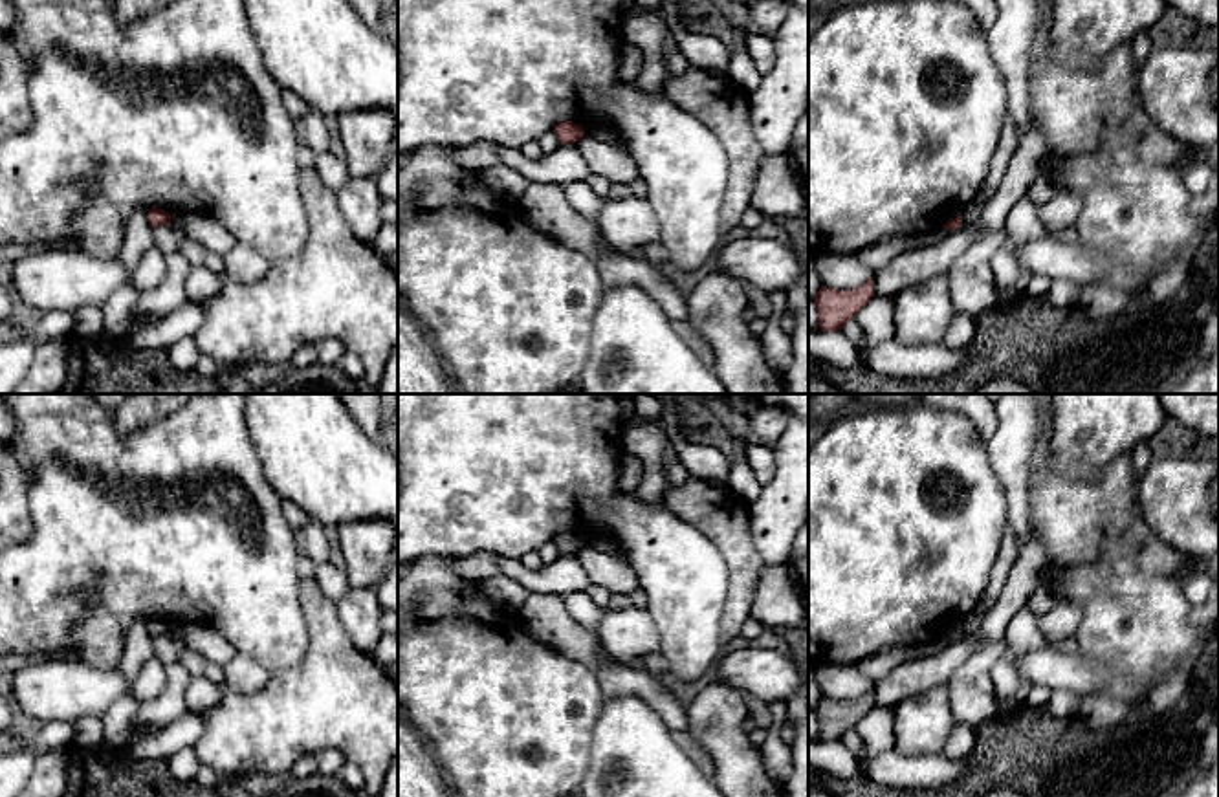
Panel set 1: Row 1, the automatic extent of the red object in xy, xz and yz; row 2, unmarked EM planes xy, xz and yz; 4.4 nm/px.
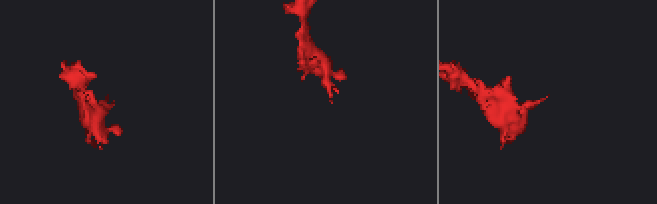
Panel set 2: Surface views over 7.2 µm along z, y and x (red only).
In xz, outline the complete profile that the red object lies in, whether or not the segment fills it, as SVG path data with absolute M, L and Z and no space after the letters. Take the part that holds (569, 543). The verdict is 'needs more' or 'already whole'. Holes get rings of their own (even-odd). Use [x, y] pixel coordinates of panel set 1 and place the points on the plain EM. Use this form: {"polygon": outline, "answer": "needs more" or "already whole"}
{"polygon": "M572 531L555 535L554 542L563 555L577 553L585 546L585 542L579 539L579 535L572 533Z", "answer": "already whole"}

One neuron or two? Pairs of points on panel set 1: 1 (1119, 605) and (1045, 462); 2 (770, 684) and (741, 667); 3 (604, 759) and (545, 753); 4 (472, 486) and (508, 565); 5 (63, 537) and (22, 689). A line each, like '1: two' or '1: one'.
1: one
2: one
3: two
4: two
5: two

